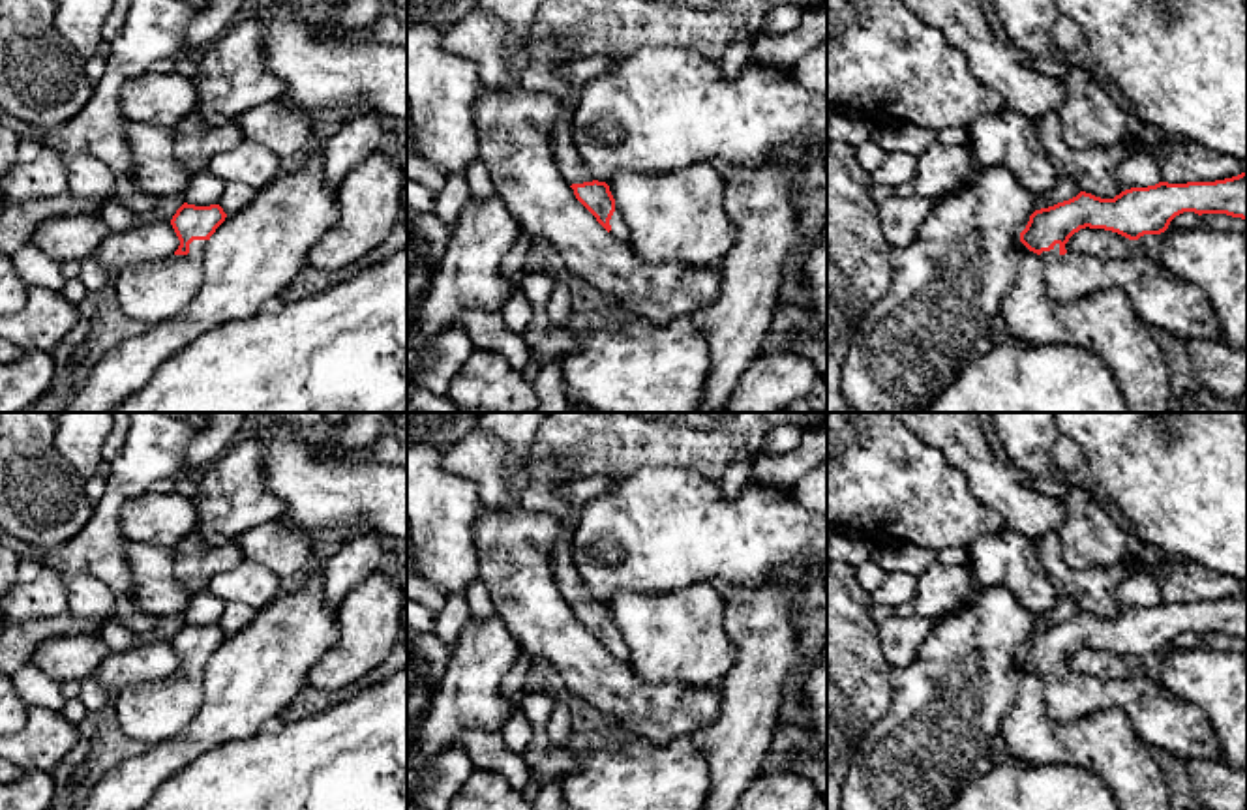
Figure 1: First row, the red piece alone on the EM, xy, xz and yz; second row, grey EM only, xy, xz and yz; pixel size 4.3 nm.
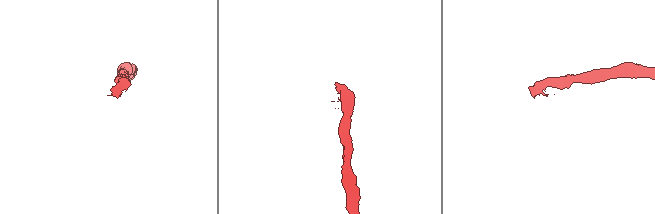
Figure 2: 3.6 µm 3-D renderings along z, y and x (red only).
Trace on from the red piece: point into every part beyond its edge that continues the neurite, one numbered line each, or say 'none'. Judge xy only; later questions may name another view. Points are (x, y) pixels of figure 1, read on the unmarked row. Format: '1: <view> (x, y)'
1: xy (154, 711)

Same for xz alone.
1: xz (619, 649)

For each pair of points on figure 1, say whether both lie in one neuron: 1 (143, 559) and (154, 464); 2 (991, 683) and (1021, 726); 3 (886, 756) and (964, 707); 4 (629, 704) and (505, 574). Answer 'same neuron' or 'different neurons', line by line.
1: different neurons
2: different neurons
3: same neuron
4: same neuron

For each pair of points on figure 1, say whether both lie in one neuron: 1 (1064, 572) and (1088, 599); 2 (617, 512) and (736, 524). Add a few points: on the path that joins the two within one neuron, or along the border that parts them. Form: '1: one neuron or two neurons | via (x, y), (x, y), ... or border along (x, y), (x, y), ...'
1: one neuron | via (1069, 578), (1084, 593)
2: one neuron | via (647, 524), (706, 524)

